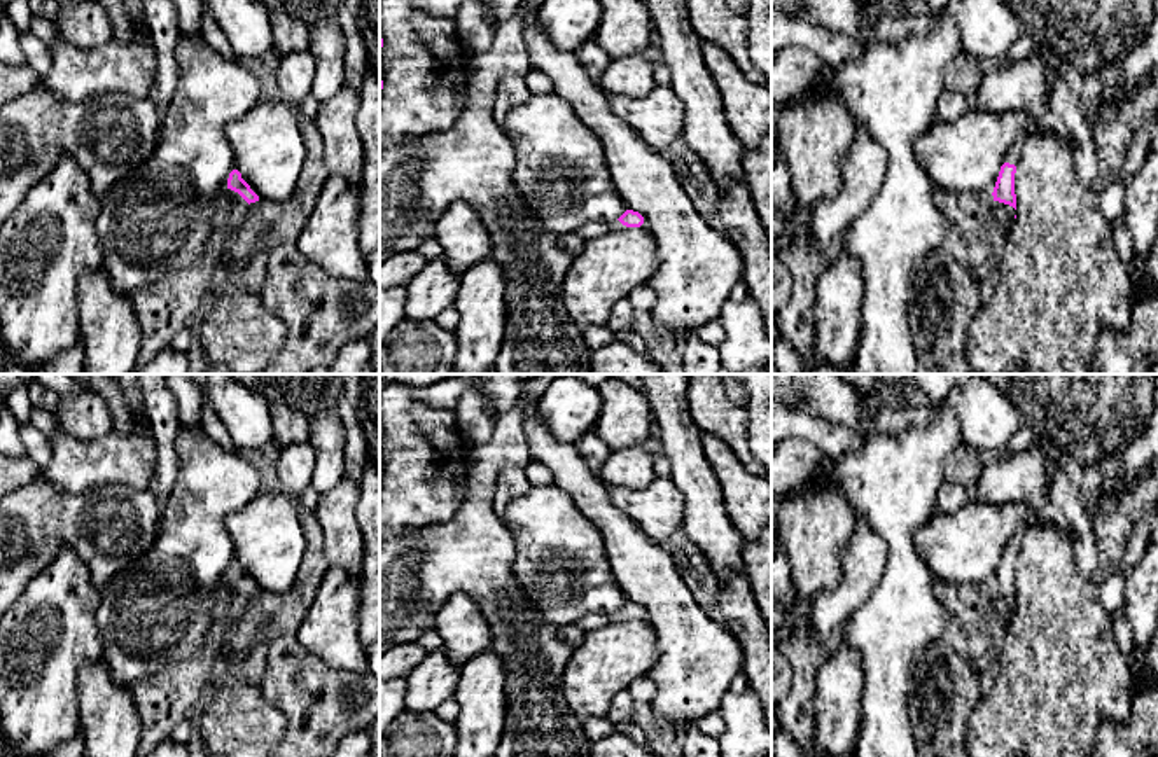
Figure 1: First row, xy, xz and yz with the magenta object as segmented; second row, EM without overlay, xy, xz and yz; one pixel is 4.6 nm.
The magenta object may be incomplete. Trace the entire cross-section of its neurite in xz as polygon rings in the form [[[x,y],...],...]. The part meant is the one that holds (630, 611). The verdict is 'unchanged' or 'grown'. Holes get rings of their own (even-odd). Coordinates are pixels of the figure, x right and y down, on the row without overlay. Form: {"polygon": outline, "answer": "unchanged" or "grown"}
{"polygon": [[[624,598],[624,605],[617,612],[609,614],[609,619],[610,622],[628,621],[628,619],[647,621],[647,612],[638,603],[628,601]]], "answer": "grown"}

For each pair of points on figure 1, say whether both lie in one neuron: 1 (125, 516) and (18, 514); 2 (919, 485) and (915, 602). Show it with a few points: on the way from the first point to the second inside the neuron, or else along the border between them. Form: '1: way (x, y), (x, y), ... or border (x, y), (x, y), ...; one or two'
1: way (98, 516), (44, 516); one
2: way (903, 514), (905, 572); one

